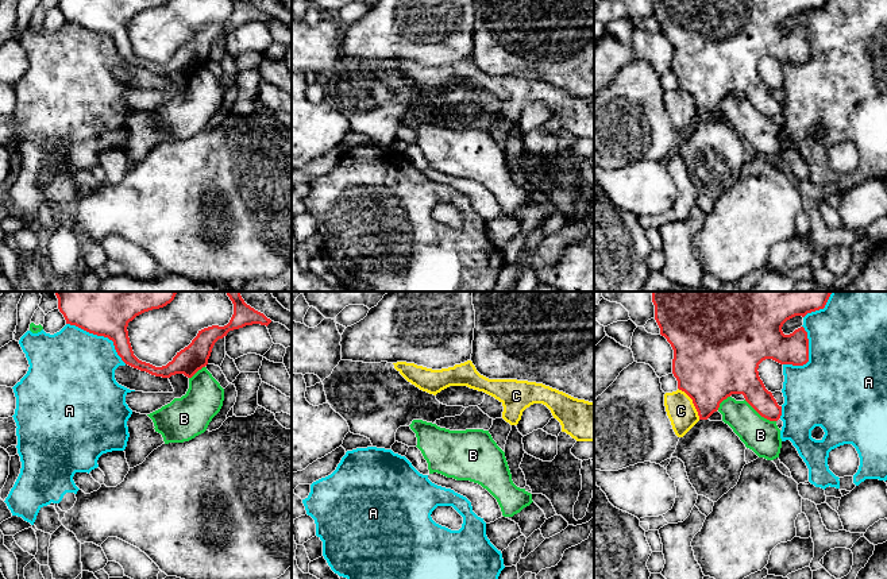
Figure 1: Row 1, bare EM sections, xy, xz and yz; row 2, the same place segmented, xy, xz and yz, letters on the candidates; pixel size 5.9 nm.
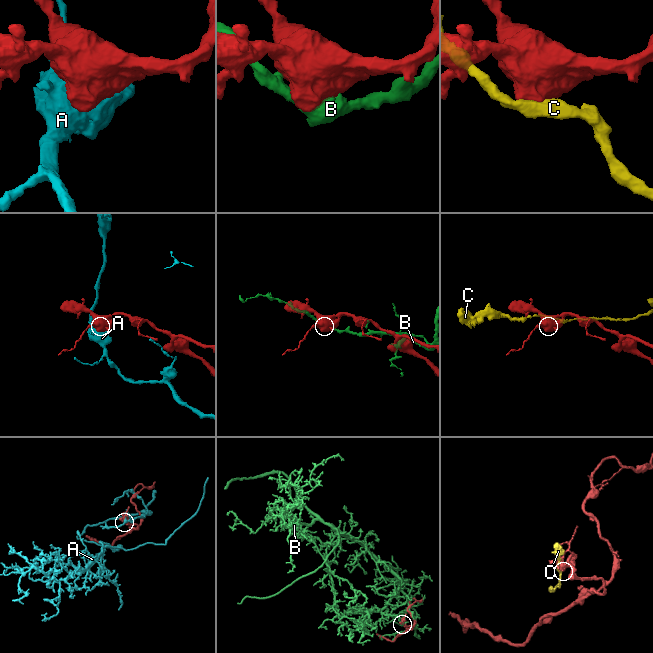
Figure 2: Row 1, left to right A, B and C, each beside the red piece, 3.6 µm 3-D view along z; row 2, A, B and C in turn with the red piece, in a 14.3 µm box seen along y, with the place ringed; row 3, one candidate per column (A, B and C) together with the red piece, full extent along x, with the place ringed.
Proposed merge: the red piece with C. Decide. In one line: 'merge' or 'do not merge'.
do not merge

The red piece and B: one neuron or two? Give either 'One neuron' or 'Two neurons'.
Two neurons

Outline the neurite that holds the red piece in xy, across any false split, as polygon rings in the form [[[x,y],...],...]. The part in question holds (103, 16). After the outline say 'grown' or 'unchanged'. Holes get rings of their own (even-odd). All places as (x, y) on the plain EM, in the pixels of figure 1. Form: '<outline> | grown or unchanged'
[[[58,0],[58,7],[66,22],[112,38],[117,53],[126,62],[162,76],[170,76],[176,72],[192,76],[208,62],[215,40],[227,34],[230,28],[252,22],[267,24],[271,20],[263,11],[246,0],[232,0],[234,12],[227,23],[212,23],[198,28],[192,40],[177,50],[171,59],[155,65],[134,53],[127,24],[136,13],[167,1],[170,0]]] | unchanged

